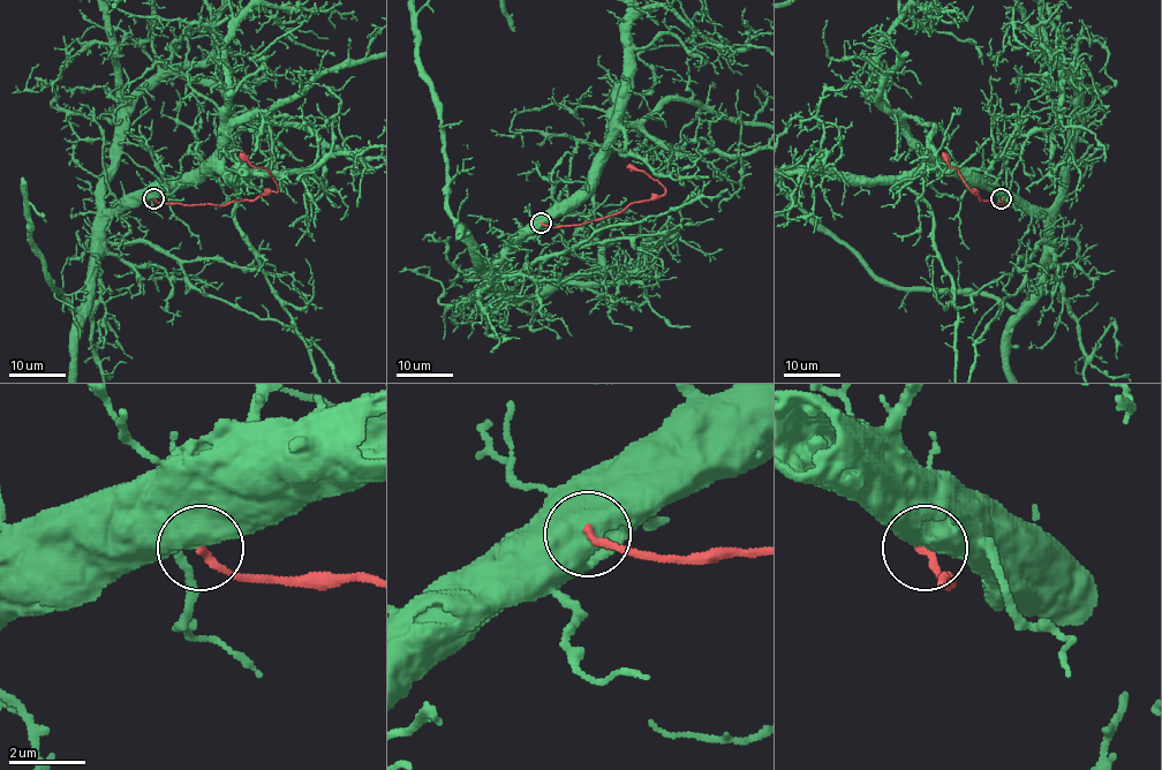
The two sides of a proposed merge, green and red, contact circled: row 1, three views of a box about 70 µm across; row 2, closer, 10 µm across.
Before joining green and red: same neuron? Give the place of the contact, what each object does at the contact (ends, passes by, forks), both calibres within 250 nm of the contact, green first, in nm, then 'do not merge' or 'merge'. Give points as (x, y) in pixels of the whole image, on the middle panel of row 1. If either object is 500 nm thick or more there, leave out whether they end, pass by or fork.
at (541, 223); 900 nm thick on the green side, 170 nm on the other; do not merge

